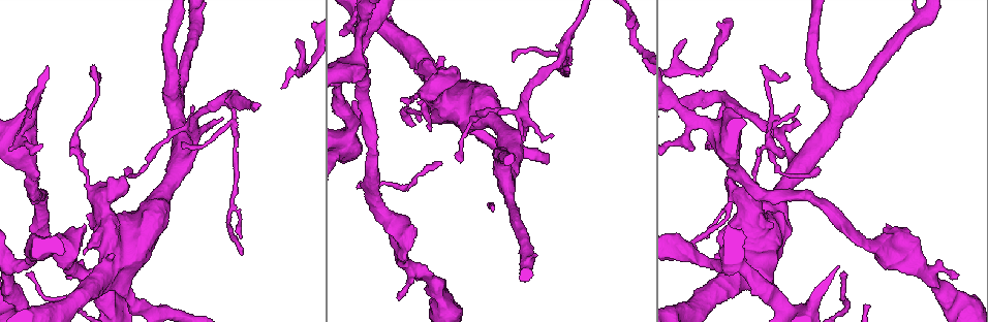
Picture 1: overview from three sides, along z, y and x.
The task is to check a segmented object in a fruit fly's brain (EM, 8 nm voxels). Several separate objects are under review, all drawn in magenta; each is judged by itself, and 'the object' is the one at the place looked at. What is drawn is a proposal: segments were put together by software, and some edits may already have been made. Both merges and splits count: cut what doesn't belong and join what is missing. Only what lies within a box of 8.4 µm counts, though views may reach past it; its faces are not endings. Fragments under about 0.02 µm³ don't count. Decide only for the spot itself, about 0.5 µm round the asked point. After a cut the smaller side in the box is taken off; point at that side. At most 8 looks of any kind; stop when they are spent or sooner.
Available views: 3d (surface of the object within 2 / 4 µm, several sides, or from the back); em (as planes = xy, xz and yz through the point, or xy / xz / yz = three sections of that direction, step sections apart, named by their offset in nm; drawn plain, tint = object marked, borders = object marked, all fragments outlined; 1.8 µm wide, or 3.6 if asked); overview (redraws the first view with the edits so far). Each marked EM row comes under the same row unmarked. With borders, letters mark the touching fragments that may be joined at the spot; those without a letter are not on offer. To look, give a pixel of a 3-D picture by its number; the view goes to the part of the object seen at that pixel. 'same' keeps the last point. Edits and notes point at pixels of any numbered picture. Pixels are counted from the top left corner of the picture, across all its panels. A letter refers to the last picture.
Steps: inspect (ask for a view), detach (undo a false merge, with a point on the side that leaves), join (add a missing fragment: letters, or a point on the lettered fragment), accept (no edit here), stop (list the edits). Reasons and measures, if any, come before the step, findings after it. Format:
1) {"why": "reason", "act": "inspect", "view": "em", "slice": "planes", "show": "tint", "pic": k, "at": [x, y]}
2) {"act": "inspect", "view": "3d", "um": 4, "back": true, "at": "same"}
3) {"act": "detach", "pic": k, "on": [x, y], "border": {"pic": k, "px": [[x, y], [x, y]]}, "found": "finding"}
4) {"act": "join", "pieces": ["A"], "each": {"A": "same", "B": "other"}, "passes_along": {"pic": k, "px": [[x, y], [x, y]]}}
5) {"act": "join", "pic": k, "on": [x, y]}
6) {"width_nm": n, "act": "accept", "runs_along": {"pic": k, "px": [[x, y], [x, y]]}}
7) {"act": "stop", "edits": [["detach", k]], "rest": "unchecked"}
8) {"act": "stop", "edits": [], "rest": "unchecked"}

{"why": "stops while still wide", "act": "inspect", "view": "3d", "um": 4, "pic": 1, "at": [84, 255]}

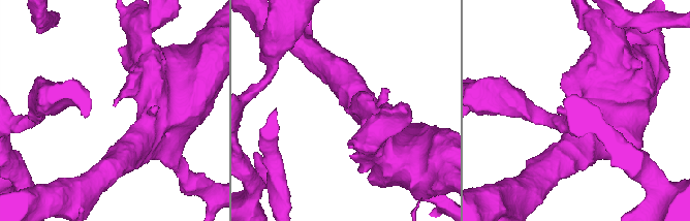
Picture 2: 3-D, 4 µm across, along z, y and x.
{"why": "now the EM", "act": "inspect", "view": "em", "slice": "xy", "step": 4, "show": "borders", "pic": 2, "at": [115, 106]}

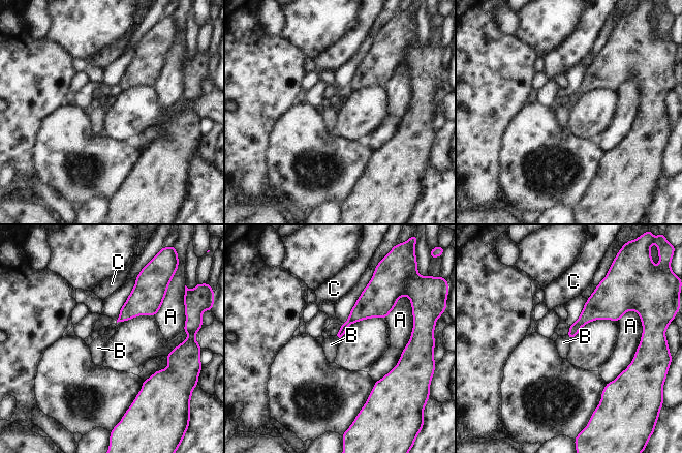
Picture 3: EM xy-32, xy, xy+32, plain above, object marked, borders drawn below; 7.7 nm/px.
{"act": "accept", "each": {"A": "other", "B": "other", "C": "other"}, "border": {"pic": 3, "px": [[334, 336], [339, 340]]}, "found": "none of them fits"}

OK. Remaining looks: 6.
{"act": "inspect", "view": "em", "slice": "planes", "show": "borders", "pic": 1, "at": [524, 111]}

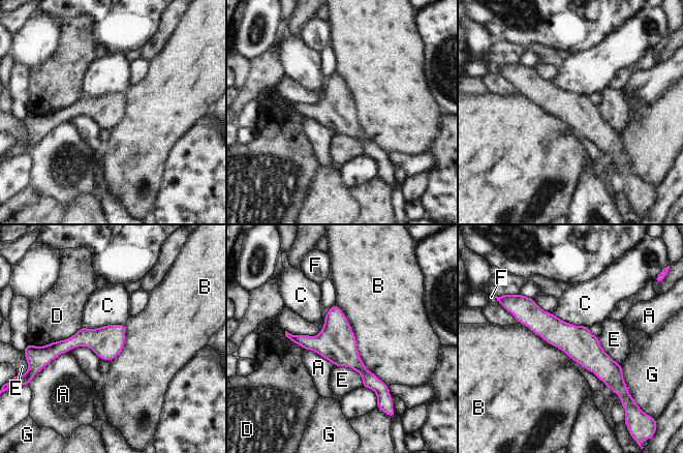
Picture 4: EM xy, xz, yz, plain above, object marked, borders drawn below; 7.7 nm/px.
{"longest_contact_nm": ["B", 750], "act": "accept", "each": {"A": "other", "B": "other", "C": "other", "D": "other", "E": "other", "F": "other", "G": "other"}, "runs_along": {"pic": 4, "px": [[521, 308], [577, 341], [620, 381]]}, "found": "all the same neuron"}

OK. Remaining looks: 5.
{"why": "sudden change in width", "act": "inspect", "view": "3d", "um": 2, "pic": 1, "at": [697, 125]}

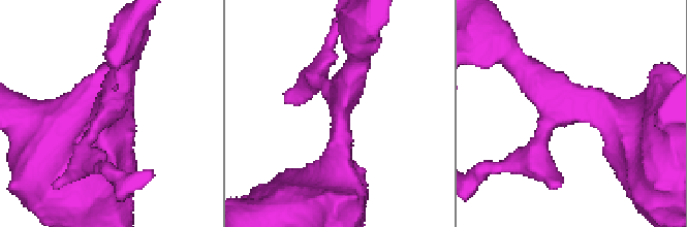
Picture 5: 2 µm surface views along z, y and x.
{"arms": 3, "arm_widths_nm": [170, 220, 500], "why": "need the tissue", "act": "inspect", "view": "em", "slice": "xy", "step": 4, "show": "borders", "pic": 5, "at": [569, 112]}

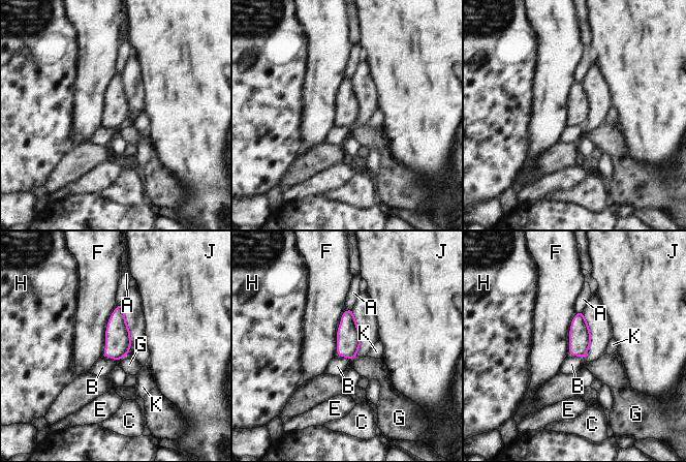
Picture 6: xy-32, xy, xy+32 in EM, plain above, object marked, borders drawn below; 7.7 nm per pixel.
{"act": "accept", "each": {"A": "other", "B": "other", "C": "other", "E": "other", "F": "other", "G": "other", "H": "other", "J": "other", "K": "other"}, "border": {"pic": 6, "px": [[568, 355], [577, 355], [584, 360]]}, "found": "one neuron here"}

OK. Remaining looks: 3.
{"act": "stop", "edits": [], "rest": "unchecked"}

